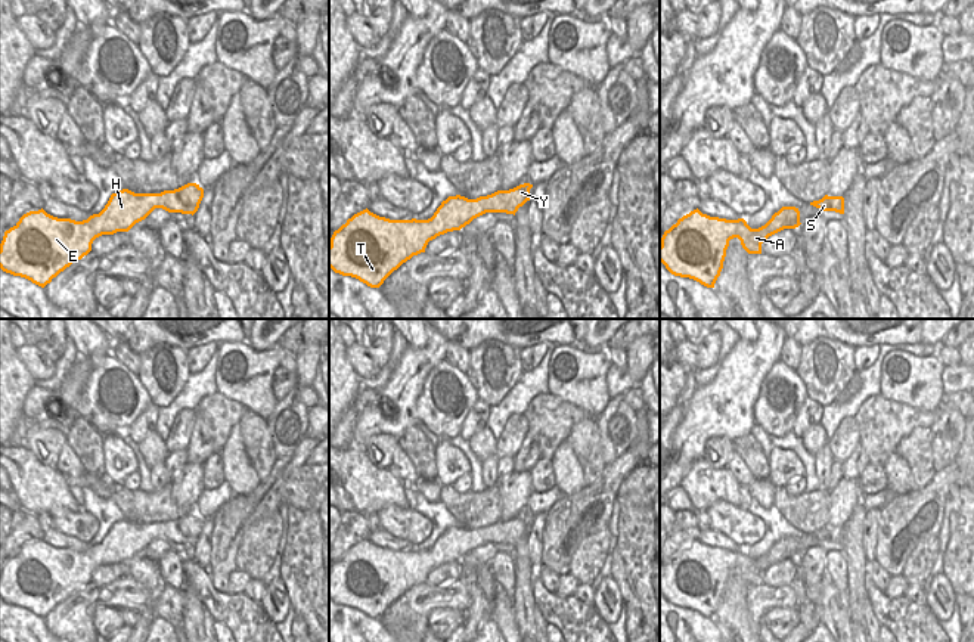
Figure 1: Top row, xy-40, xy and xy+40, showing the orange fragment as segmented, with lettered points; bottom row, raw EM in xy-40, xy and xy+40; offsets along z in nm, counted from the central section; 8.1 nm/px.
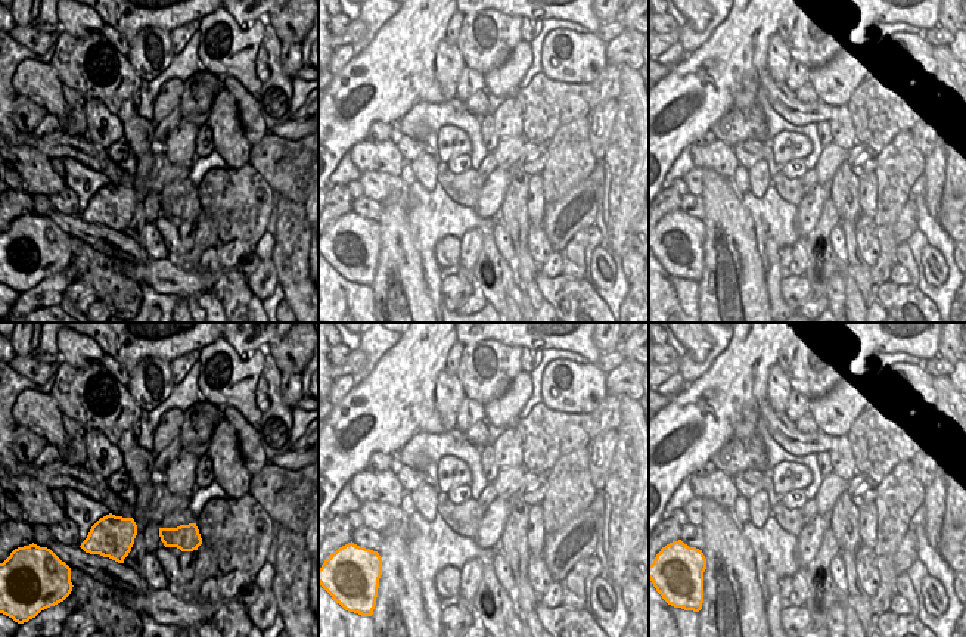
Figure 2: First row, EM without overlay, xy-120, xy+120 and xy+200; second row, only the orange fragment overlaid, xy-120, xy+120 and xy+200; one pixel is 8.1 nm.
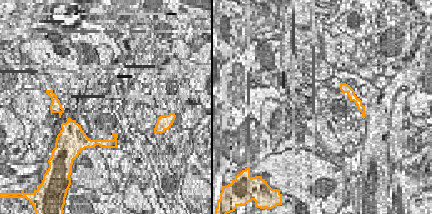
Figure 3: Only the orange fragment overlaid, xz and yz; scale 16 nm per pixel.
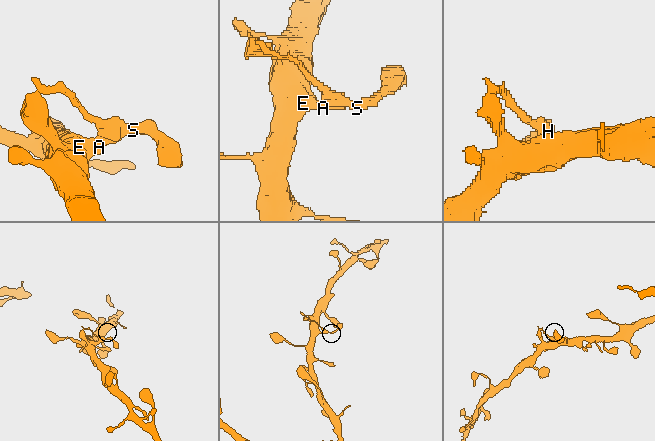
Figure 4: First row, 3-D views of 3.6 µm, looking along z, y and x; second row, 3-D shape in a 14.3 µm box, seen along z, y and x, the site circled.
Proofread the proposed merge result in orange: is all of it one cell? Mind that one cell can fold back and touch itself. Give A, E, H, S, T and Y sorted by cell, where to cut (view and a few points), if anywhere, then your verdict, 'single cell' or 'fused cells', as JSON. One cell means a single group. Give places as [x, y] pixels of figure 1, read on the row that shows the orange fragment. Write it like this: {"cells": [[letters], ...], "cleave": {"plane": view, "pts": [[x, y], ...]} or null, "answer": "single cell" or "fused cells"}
{"cells": [["A", "E", "H", "S", "T", "Y"]], "cleave": null, "answer": "single cell"}

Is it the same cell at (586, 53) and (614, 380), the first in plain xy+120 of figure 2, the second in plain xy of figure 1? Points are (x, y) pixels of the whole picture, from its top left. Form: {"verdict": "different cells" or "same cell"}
{"verdict": "different cells"}

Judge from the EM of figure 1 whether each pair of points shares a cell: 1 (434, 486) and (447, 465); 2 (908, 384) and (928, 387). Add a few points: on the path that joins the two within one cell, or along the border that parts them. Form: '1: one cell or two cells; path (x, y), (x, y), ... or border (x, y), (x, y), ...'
1: two cells; border (436, 480), (441, 484)
2: one cell; path (914, 381), (924, 381)

